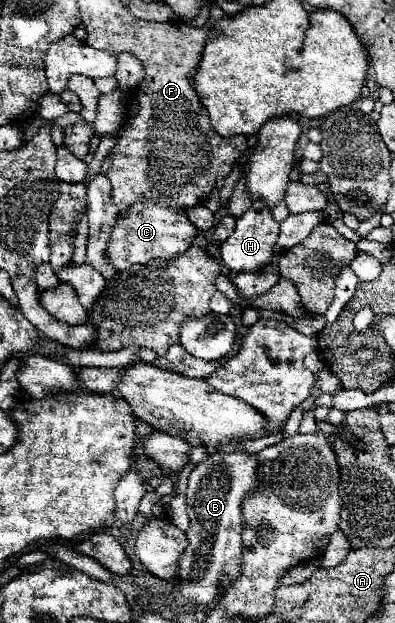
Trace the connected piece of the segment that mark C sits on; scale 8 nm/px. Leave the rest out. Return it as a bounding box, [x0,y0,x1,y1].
[105,200,197,272]

